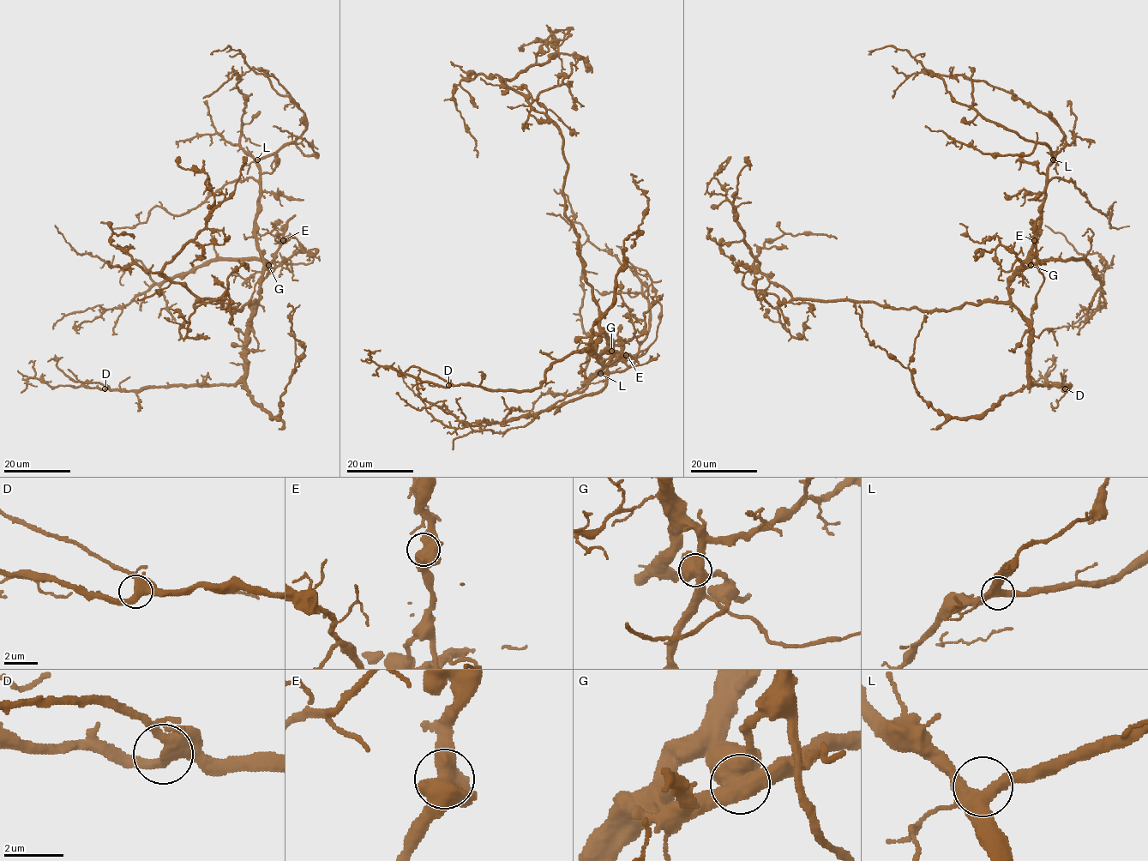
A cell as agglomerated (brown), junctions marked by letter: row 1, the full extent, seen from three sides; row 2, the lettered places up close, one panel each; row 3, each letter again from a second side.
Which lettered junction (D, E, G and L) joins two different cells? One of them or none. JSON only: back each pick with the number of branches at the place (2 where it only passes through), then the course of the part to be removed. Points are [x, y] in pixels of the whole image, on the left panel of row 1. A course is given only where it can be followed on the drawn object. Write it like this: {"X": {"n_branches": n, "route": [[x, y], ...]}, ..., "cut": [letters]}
{"G": {"n_branches": 4, "route": [[268, 265], [274, 257], [274, 269], [260, 279], [251, 296], [251, 326], [257, 348], [249, 350], [231, 342]]}, "cut": ["G"]}

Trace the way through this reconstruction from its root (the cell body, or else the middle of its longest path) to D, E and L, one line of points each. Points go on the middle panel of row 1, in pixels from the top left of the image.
D: (600, 321), (600, 335), (592, 348), (555, 361), (537, 388), (511, 391), (448, 385)
E: (600, 321), (600, 327), (612, 343), (613, 350), (621, 357), (626, 355)
L: (600, 321), (600, 327), (604, 328), (607, 340), (607, 346), (599, 354), (603, 364), (600, 373)

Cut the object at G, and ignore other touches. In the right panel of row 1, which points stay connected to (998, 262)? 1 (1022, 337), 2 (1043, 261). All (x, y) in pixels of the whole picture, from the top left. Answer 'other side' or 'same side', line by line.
1: other side
2: same side

